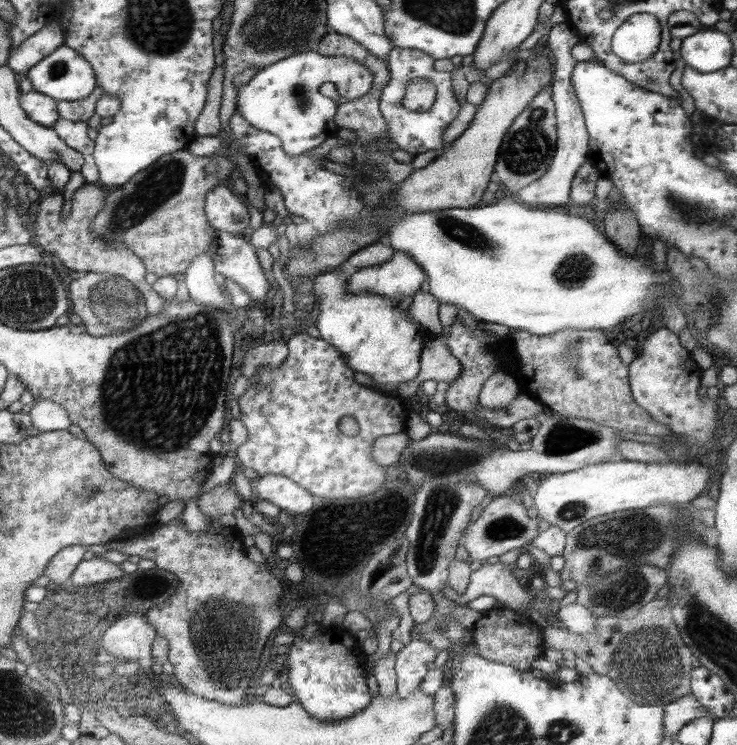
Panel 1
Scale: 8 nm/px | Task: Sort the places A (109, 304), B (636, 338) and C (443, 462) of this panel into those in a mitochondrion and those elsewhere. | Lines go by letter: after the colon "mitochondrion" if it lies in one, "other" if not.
A: mitochondrion
B: other
C: mitochondrion

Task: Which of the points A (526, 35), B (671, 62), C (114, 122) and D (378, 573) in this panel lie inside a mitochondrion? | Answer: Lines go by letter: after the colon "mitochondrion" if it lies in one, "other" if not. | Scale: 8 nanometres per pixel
A: other
B: other
C: other
D: other

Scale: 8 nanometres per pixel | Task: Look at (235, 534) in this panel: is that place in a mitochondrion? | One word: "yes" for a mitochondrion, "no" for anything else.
no

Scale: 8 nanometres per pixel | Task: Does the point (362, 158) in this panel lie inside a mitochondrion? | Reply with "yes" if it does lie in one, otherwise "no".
no

